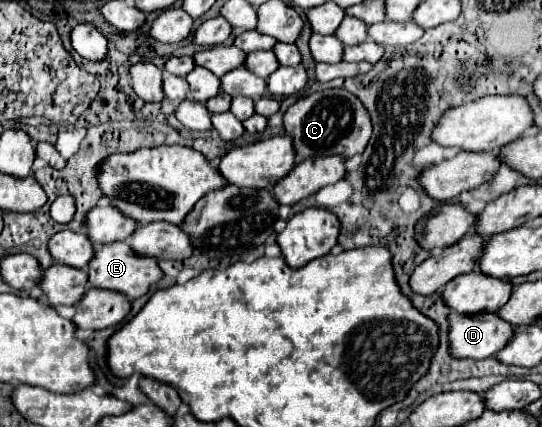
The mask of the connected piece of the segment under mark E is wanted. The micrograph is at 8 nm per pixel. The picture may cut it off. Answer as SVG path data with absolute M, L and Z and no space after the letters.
M118 241L118 243L106 243L102 247L96 247L96 257L90 261L90 269L88 269L88 281L94 287L102 287L102 289L114 289L124 293L128 299L138 299L144 293L148 293L150 285L158 283L164 277L160 265L156 259L150 257L142 257L136 255L134 251L130 251L130 245L126 241Z

